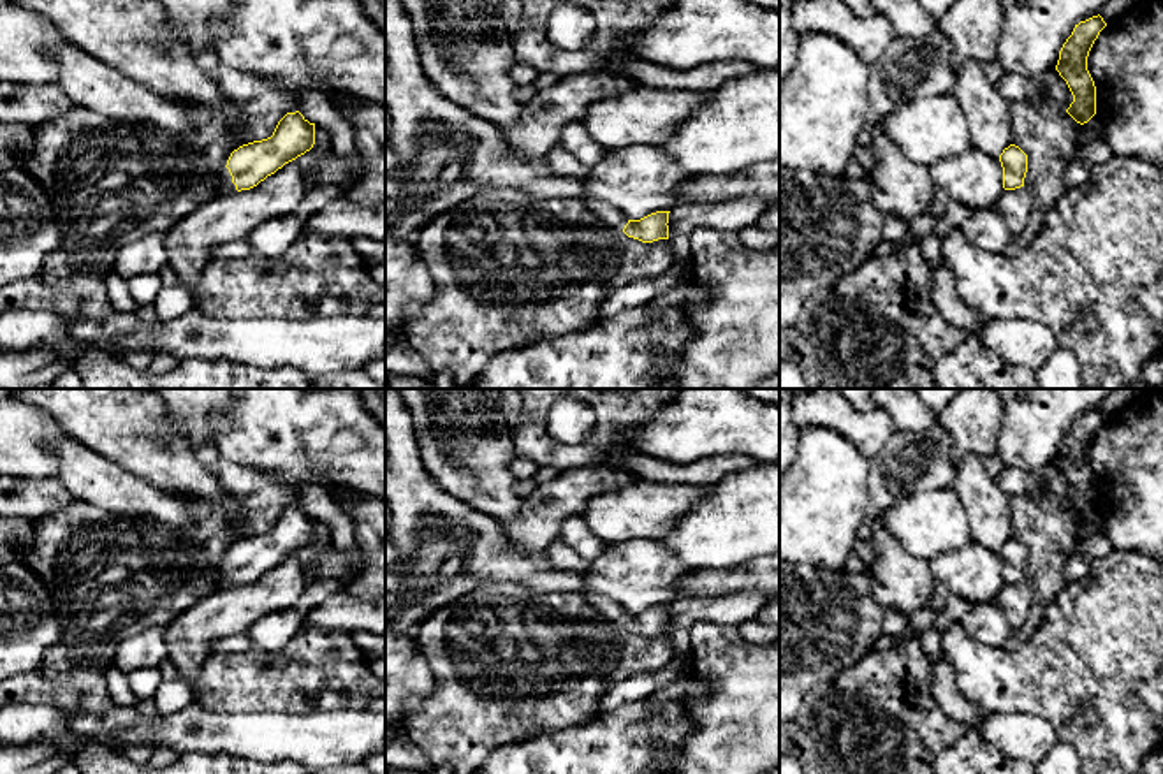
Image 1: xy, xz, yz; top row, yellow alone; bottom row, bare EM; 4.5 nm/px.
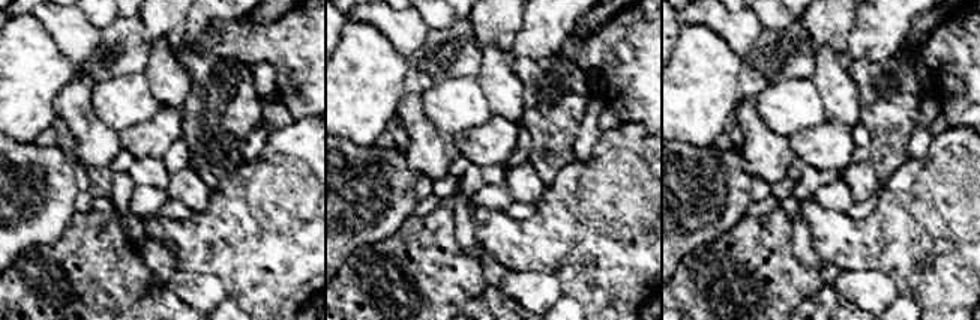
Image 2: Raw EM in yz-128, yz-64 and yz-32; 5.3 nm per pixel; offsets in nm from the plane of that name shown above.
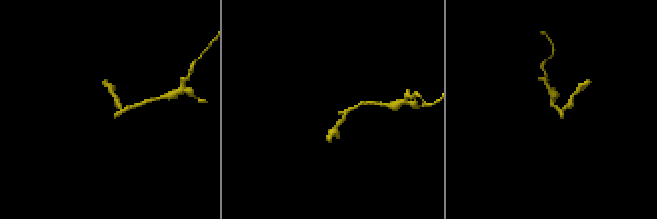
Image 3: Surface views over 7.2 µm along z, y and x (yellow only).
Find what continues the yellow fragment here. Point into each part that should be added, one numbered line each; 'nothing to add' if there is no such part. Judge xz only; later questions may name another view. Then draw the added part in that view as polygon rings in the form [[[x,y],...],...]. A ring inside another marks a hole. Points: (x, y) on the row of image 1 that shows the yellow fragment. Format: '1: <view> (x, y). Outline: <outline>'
1: xz (446, 153). Outline: [[[385,0],[385,107],[391,114],[389,144],[399,171],[385,176],[385,230],[417,245],[421,230],[443,211],[486,188],[516,188],[538,199],[579,199],[602,223],[625,229],[628,218],[603,202],[588,201],[579,179],[554,174],[542,157],[516,155],[503,132],[454,104],[428,81],[401,0]]]

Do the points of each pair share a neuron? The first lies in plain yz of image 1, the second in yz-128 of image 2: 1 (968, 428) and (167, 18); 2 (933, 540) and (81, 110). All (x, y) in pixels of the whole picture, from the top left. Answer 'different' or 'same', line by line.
1: same
2: different

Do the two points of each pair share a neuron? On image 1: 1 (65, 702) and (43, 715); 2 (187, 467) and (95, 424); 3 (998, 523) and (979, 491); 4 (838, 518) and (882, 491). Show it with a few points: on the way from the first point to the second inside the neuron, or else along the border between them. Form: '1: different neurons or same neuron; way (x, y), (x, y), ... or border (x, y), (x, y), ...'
1: different neurons; border (18, 702), (50, 702), (60, 713)
2: same neuron; way (164, 456), (145, 444), (134, 444), (118, 428)
3: same neuron; way (991, 516), (984, 498)
4: different neurons; border (870, 461), (868, 500), (873, 512)

